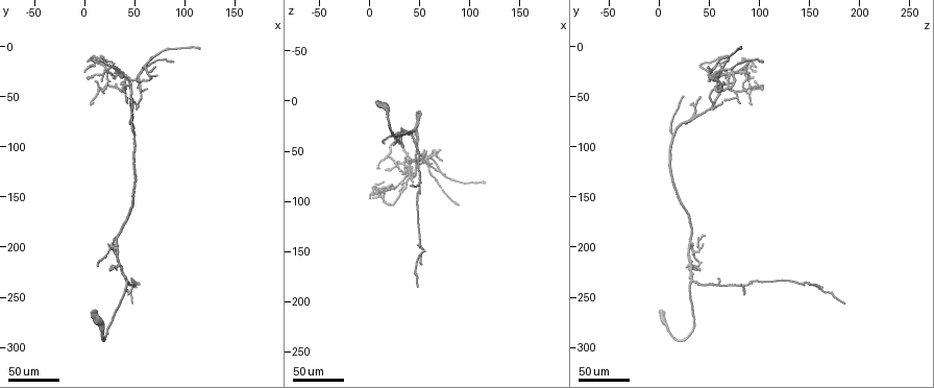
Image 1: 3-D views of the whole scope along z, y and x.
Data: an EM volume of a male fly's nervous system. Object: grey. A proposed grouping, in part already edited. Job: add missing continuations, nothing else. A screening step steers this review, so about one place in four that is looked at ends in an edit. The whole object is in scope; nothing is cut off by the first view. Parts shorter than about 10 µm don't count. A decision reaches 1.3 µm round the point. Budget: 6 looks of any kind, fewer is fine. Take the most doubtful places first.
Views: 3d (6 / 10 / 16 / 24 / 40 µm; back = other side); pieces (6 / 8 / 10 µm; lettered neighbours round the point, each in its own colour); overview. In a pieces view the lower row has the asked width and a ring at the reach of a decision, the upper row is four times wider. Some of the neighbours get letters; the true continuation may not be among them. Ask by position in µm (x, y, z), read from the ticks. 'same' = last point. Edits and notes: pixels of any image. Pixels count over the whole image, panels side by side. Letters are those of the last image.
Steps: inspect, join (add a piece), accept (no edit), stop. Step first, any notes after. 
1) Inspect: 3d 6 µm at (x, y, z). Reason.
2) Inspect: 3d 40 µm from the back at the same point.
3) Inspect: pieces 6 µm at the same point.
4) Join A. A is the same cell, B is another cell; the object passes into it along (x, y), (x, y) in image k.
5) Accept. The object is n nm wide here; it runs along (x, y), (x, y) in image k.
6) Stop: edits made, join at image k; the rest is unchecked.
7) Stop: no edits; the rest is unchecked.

Inspect: 3d 40 µm at (30, 222, 26).

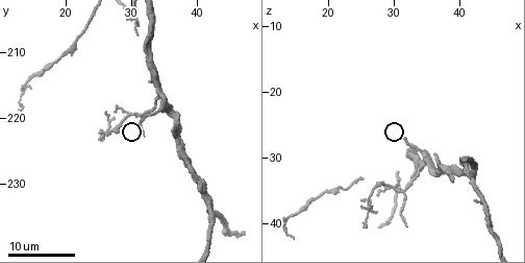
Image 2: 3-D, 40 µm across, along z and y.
Inspect: 3d 10 µm at (31.5, 220.0, 27.0).

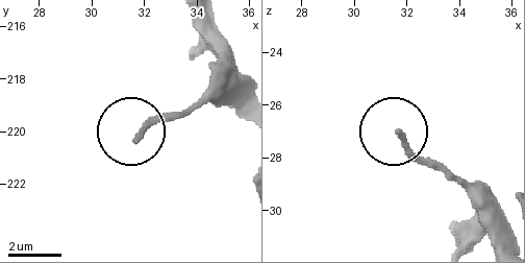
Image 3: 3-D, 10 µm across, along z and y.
Inspect: pieces 6 µm at (31.7, 220.4, 27.0).

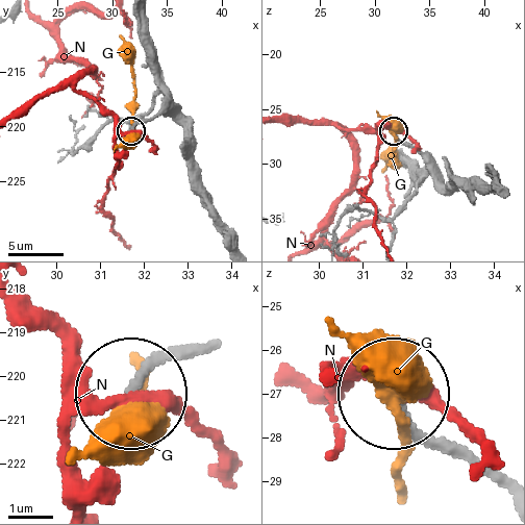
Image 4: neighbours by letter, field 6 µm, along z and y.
Accept. The object is 150 nm wide here; G and N are other cells; it runs along (224, 224), (202, 182), (189, 129), (160, 114), (131, 128) in image 4; no lettered piece goes on from it.

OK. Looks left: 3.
Inspect: 3d 40 µm at (88, 14, 106). An open end.

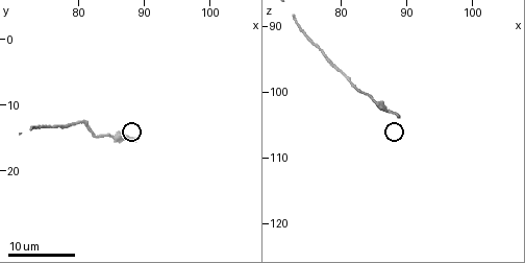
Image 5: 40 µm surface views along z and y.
Inspect: pieces 10 µm at (88.5, 15.0, 103.5).

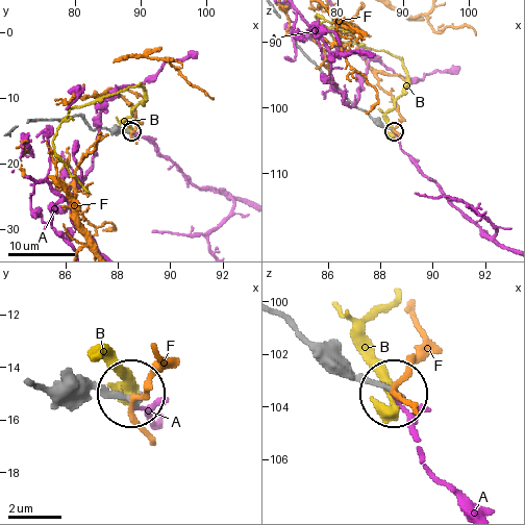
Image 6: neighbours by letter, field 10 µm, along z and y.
Accept. A, B and F are other cells; it runs along (35, 121), (78, 116), (94, 129), (130, 130) in image 6; none of them fits.

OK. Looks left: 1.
Stop: no edits; the rest is unchecked.

